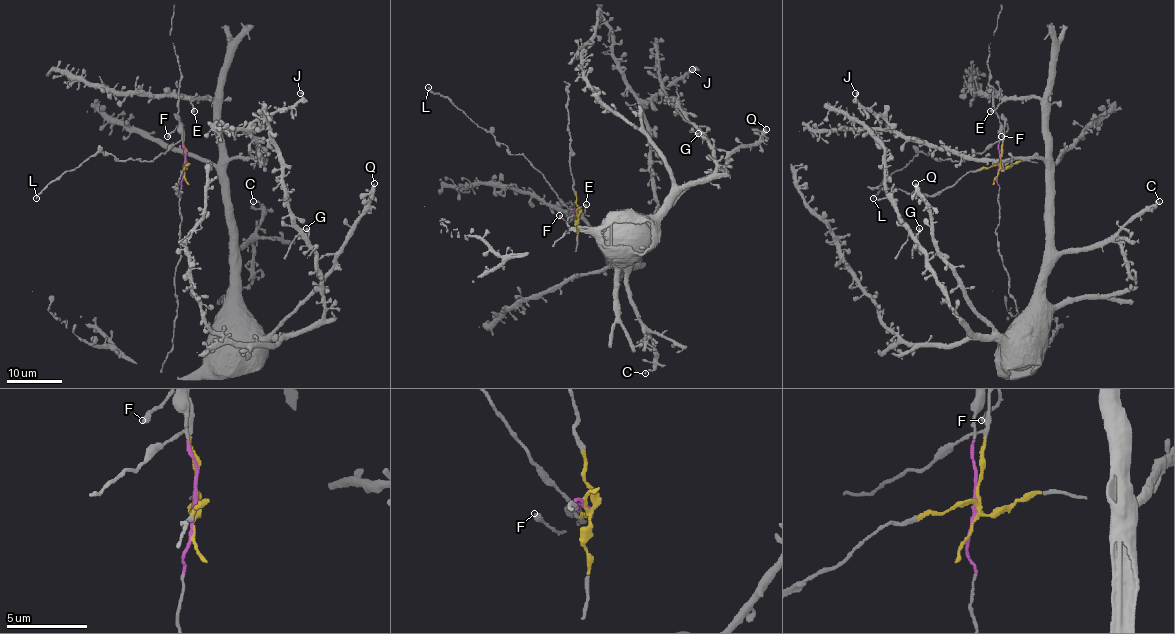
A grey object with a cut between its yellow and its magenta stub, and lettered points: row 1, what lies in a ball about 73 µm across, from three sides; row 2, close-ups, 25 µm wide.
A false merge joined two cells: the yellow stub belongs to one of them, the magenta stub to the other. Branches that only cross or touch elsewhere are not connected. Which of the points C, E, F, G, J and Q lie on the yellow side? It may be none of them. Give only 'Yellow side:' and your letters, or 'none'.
Yellow side: F

